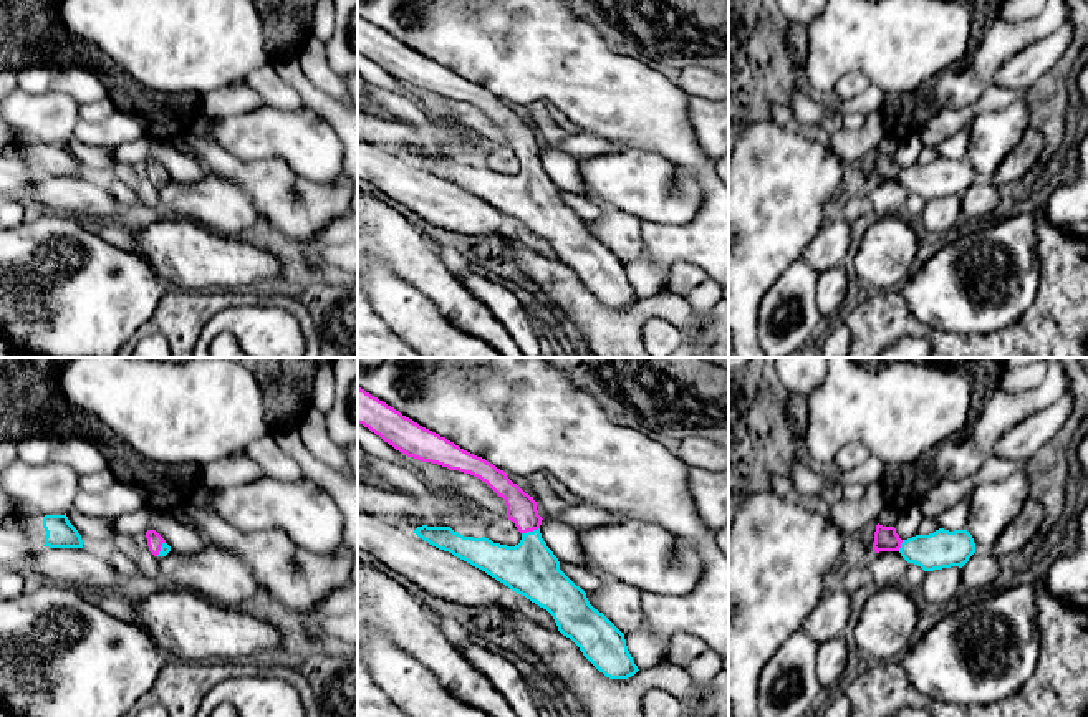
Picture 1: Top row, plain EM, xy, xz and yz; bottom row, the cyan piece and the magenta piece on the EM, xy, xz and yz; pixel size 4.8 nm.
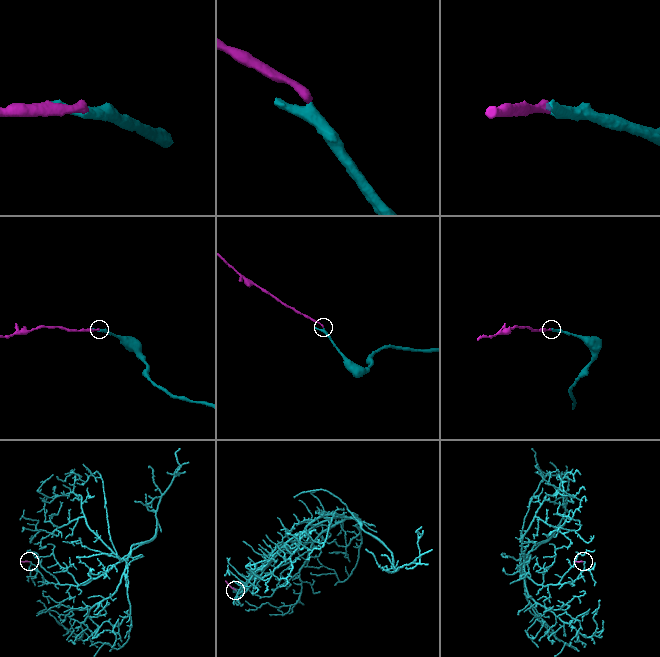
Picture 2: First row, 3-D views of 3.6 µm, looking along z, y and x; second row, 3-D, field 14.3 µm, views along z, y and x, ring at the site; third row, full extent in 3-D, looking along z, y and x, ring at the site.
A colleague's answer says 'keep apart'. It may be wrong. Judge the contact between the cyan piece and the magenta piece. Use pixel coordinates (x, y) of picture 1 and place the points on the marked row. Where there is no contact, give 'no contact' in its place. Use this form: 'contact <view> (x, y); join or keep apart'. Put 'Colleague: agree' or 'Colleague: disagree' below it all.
contact xz (530, 532); join
Colleague: disagree

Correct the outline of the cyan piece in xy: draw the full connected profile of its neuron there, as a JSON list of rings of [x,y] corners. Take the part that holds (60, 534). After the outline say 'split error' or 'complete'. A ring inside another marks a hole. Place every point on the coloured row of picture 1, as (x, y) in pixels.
[[[23,510],[13,520],[2,523],[25,533],[35,545],[50,548],[83,548],[78,530],[65,515],[43,515],[35,510]]]; split error

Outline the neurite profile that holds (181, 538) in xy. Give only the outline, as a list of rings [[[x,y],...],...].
[[[141,508],[114,518],[113,528],[113,541],[119,535],[156,530],[176,553],[190,555],[205,548],[195,530],[176,522],[167,512]]]

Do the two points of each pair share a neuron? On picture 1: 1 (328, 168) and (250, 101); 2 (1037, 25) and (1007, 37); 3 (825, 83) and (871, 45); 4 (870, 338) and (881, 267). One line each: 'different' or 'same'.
1: different
2: same
3: same
4: different

